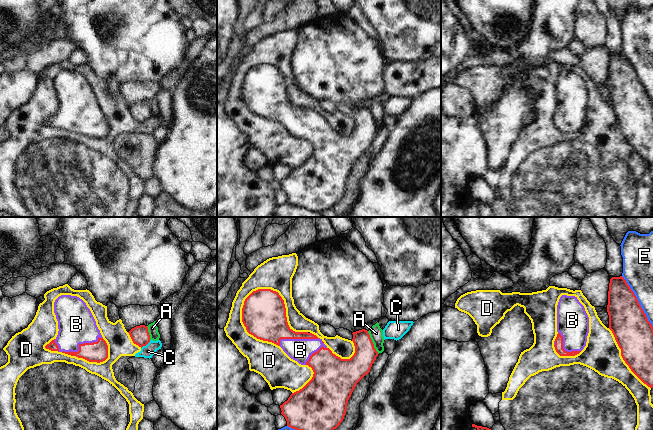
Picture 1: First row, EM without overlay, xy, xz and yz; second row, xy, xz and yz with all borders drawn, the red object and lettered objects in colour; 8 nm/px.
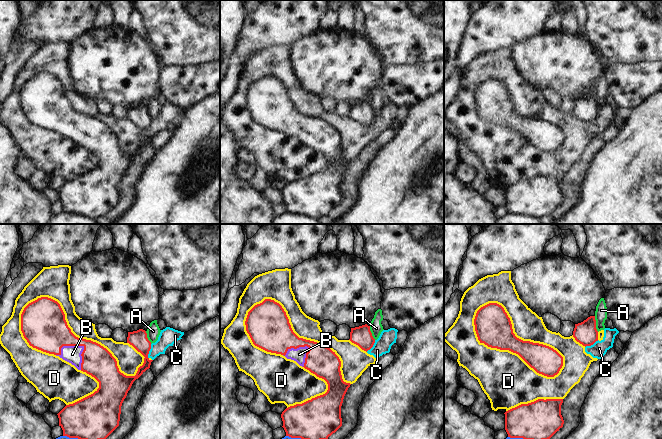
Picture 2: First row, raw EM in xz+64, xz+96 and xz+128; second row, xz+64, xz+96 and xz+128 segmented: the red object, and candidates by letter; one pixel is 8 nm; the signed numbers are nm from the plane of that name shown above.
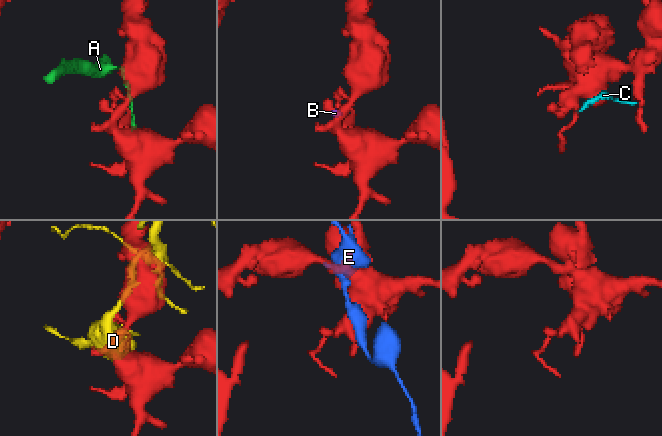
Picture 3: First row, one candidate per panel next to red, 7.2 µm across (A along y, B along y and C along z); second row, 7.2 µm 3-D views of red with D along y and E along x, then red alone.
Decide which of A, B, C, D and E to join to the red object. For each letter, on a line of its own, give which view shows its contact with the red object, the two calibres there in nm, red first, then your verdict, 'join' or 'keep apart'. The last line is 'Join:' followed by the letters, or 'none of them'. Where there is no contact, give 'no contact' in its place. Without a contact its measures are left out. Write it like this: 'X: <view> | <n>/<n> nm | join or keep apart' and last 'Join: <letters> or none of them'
A: xz | 190/110 nm | keep apart
B: xy | 160/300 nm | join
C: xy | 150/100 nm | keep apart
D: xz | 360/260 nm | keep apart
E: yz | 300/240 nm | keep apart
Join: B

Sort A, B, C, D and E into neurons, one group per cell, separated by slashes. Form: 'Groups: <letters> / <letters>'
Groups: A / B / C D / E

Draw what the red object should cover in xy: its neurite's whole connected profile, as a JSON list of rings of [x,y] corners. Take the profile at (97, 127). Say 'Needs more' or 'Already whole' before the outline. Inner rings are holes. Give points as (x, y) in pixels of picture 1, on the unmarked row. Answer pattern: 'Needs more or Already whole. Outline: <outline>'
Needs more. Outline: [[[61,71],[54,78],[58,111],[45,122],[89,138],[108,134],[108,121],[86,79],[77,72]]]

